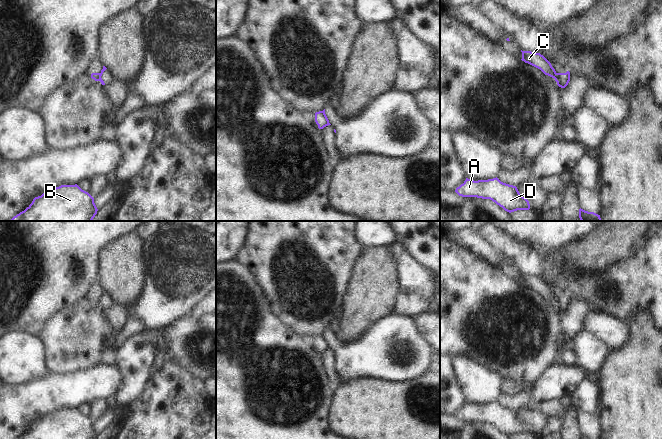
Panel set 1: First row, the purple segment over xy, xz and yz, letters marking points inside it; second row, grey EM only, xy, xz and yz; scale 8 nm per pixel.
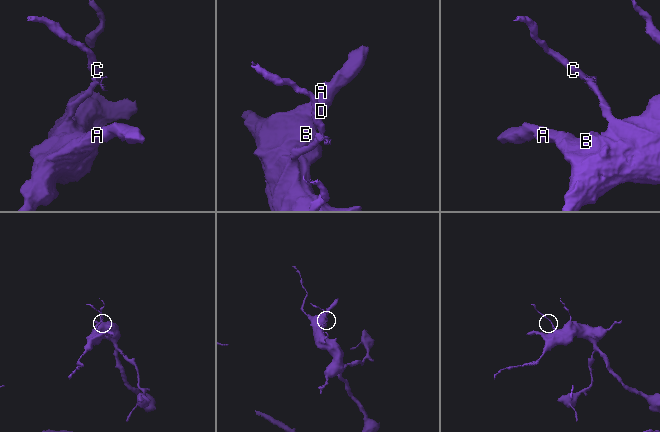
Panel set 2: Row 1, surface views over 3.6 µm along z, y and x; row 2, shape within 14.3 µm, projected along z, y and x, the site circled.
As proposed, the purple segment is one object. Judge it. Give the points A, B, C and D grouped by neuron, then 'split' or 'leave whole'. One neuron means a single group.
groups A B D / C; split

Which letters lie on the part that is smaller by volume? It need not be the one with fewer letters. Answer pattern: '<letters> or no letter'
C

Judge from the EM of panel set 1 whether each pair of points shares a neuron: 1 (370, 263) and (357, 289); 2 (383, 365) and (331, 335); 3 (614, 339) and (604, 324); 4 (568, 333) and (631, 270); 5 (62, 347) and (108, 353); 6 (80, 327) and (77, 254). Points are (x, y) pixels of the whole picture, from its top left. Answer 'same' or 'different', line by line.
1: same
2: same
3: same
4: different
5: different
6: different

